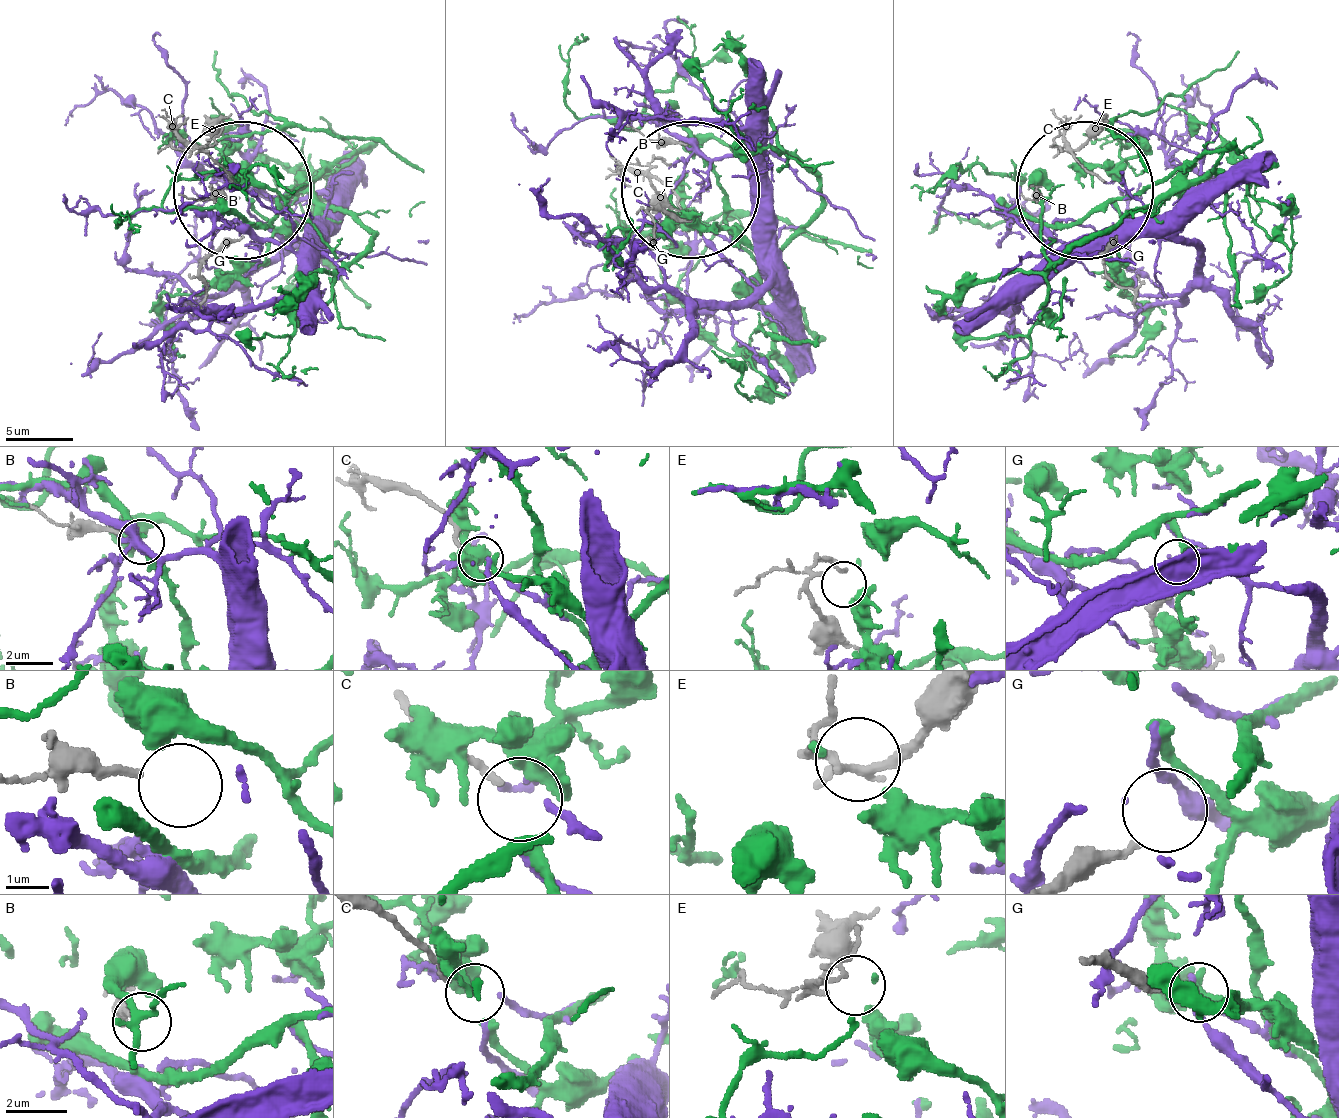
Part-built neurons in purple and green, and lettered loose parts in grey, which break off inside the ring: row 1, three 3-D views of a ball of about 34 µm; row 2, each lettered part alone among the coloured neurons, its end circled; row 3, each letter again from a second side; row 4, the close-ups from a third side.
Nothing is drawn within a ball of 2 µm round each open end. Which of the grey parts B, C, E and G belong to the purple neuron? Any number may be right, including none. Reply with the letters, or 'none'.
C

